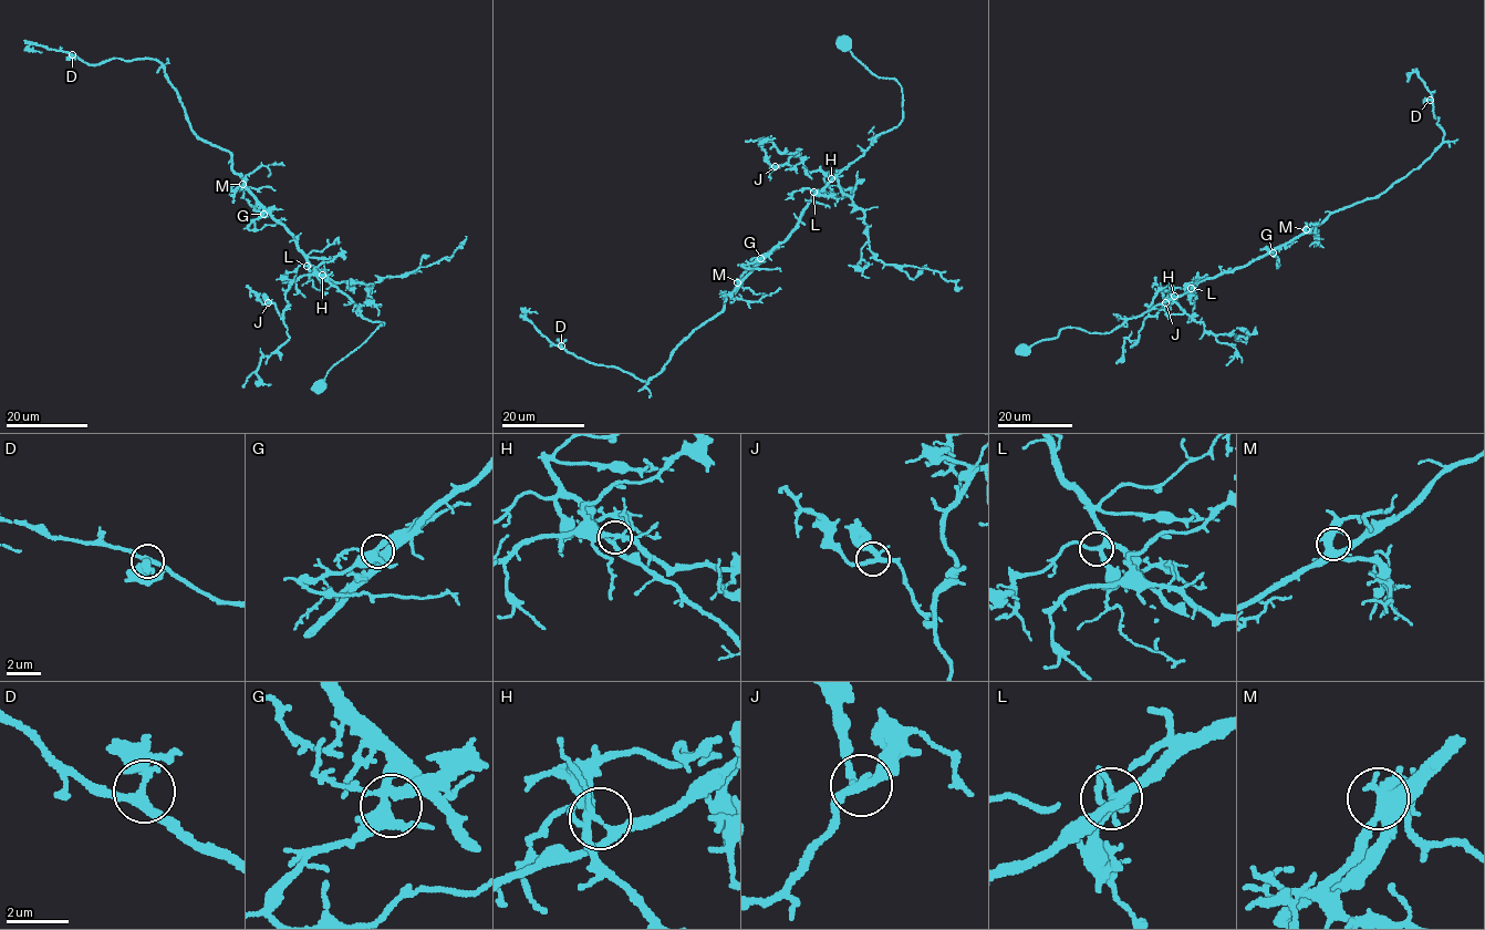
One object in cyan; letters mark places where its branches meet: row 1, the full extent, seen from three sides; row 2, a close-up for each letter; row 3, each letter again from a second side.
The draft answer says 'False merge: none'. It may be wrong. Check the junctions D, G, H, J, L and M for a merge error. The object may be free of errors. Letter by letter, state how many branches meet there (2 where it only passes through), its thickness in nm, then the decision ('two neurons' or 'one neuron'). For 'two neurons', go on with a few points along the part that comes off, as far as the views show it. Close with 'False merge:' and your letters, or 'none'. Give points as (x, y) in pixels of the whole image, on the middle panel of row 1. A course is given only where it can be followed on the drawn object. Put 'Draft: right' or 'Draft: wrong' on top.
Draft: wrong
D: 3 | 260 nm | one neuron
G: 6 | 360 nm | one neuron
H: 5 | 240 nm | two neurons | (831, 178), (836, 178), (843, 193), (863, 214), (869, 249), (874, 257), (884, 264), (935, 270), (961, 288)
J: 3 | 240 nm | one neuron
L: 4 | 260 nm | one neuron
M: 5 | 420 nm | one neuron
False merge: H

